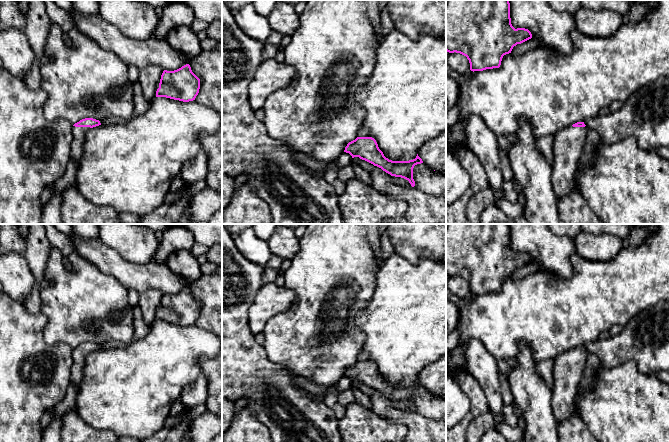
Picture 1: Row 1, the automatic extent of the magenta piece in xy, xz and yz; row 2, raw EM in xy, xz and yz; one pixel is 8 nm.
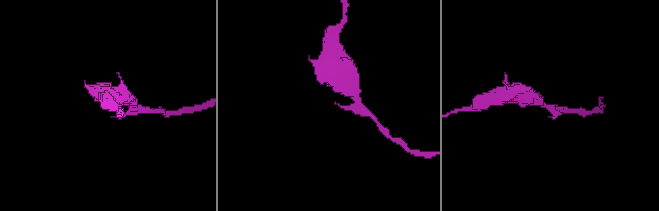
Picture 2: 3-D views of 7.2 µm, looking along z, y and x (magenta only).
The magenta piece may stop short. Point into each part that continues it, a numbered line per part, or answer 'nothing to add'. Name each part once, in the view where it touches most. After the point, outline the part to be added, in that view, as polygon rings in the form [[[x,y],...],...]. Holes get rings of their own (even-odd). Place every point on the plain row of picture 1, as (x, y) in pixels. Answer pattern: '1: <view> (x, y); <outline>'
1: xy (78, 357); [[[75,350],[72,352],[71,383],[78,388],[84,375],[85,359],[90,353],[90,351]]]

